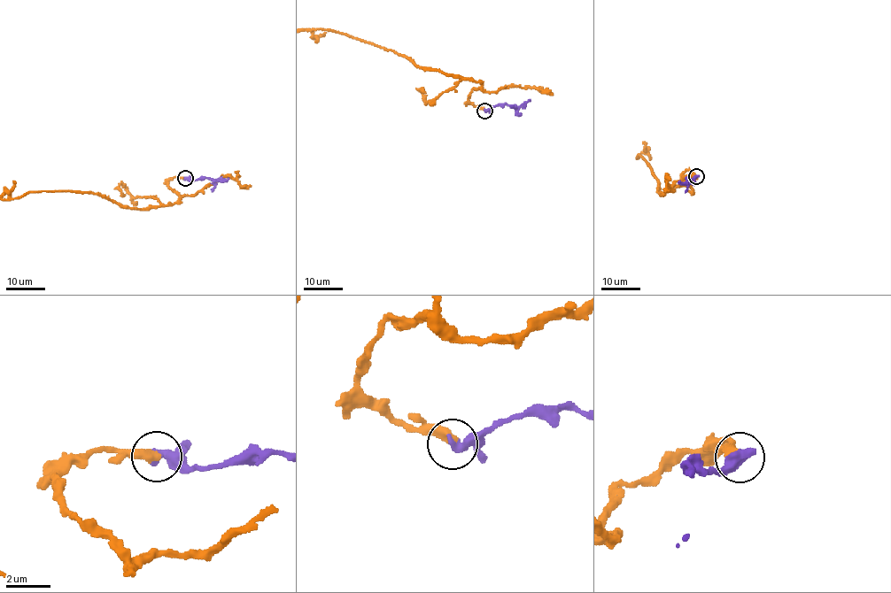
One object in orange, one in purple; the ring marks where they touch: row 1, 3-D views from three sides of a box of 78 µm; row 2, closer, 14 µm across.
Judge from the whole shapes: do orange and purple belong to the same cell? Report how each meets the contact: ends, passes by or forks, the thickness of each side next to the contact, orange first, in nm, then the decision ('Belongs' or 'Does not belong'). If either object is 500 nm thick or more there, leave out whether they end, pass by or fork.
At the ring orange ends. At the ring purple ends. Thickness 400 nm (orange) against 480 nm. Belongs

